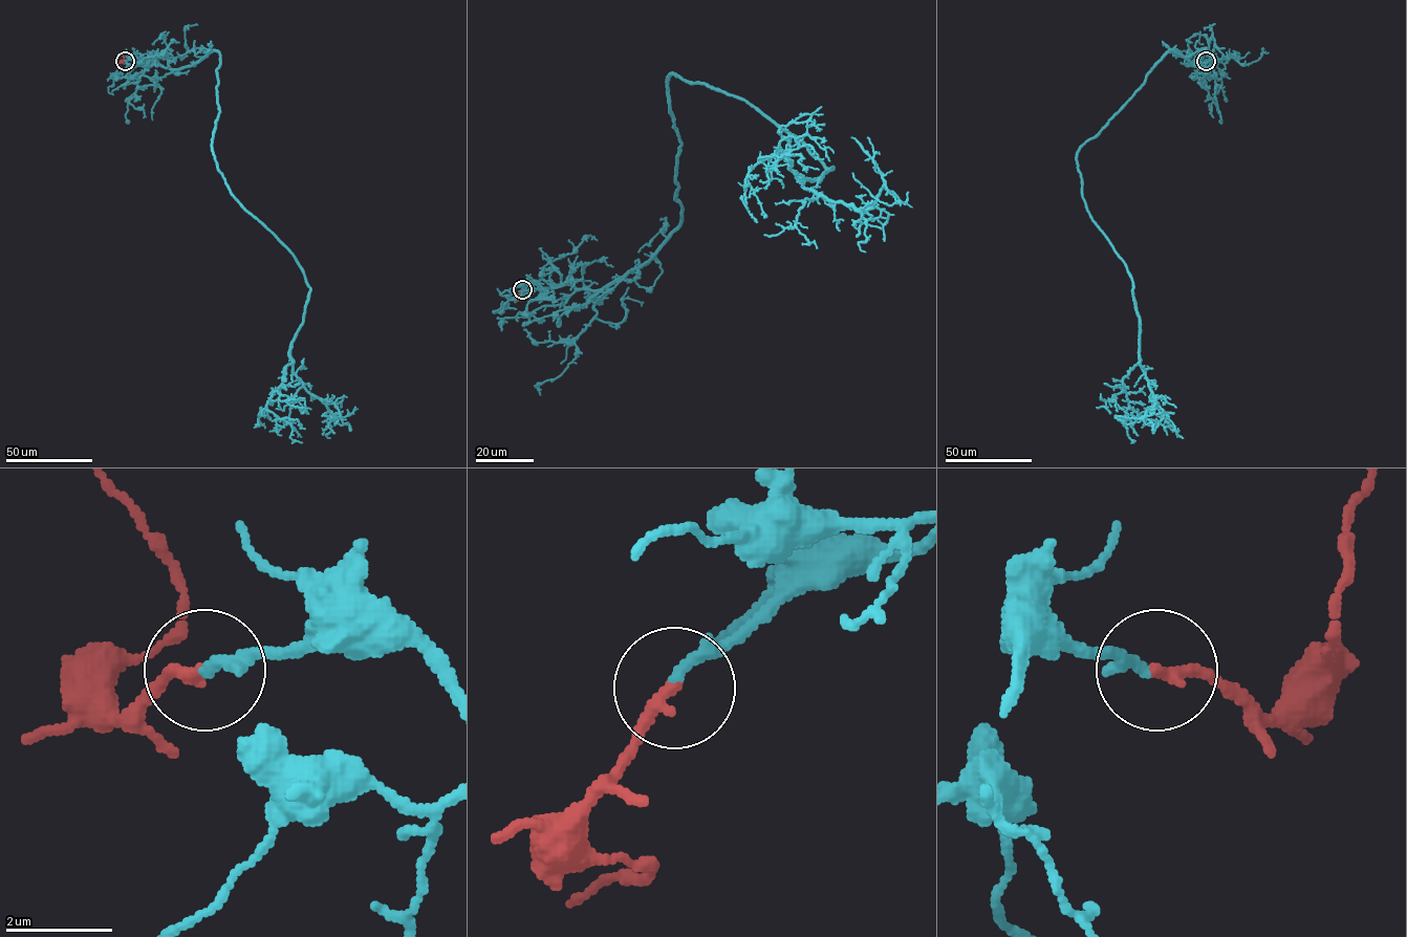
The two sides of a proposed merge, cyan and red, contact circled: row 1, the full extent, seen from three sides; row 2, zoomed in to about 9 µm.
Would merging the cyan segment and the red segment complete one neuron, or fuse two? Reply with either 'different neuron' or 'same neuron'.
same neuron

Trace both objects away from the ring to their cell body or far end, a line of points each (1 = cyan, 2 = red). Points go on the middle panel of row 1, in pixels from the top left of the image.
1: (522, 289), (607, 288), (679, 224), (672, 73), (832, 168), (806, 188), (895, 201), (852, 173)
2: (522, 289), (517, 296), (520, 300), (515, 302)

